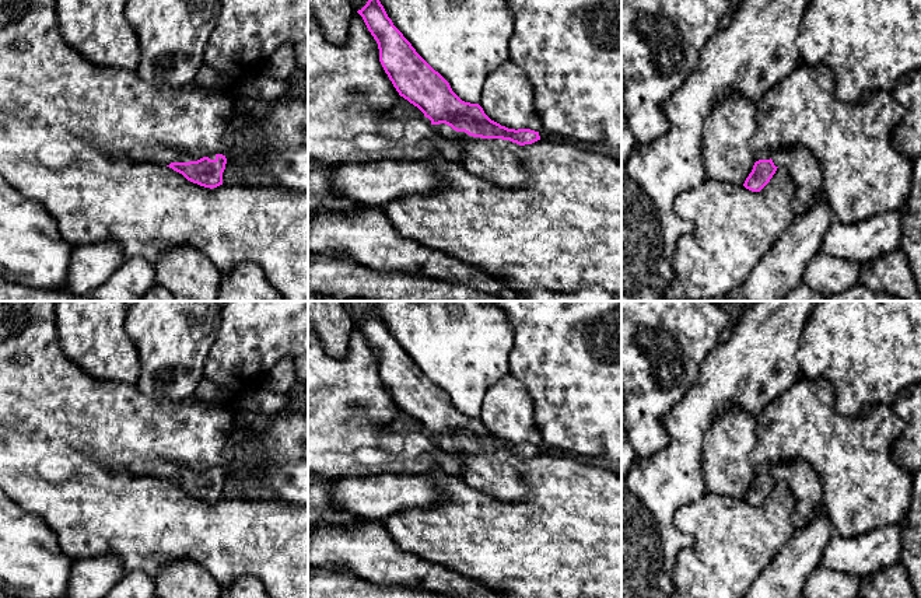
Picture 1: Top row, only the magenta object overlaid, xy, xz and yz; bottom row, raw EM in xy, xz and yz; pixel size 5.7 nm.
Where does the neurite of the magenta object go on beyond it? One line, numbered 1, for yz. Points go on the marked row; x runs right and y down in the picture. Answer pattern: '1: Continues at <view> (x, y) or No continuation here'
1: Continues at yz (802, 165)

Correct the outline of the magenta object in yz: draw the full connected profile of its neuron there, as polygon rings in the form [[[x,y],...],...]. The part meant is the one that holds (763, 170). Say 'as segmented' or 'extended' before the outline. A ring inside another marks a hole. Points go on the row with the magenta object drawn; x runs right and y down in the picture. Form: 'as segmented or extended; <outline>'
extended; [[[803,147],[778,150],[770,160],[756,161],[743,186],[752,192],[760,192],[778,167],[784,167],[796,182],[795,214],[808,211],[824,189],[824,185],[819,162]]]

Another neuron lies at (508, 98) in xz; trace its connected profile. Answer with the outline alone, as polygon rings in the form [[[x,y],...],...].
[[[508,59],[486,78],[479,105],[501,126],[540,132],[543,122],[535,99],[536,92],[526,73]]]

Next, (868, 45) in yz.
[[[812,0],[801,21],[796,45],[802,63],[810,67],[827,67],[833,73],[834,95],[845,104],[858,104],[866,92],[872,91],[893,92],[903,76],[911,71],[921,71],[921,0]]]

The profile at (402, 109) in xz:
[[[400,95],[396,98],[388,116],[392,119],[424,119],[424,113]]]

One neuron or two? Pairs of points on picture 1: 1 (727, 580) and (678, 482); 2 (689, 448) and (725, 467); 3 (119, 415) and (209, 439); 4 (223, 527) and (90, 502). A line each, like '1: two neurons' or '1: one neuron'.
1: two neurons
2: two neurons
3: one neuron
4: one neuron

